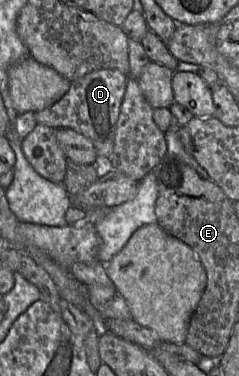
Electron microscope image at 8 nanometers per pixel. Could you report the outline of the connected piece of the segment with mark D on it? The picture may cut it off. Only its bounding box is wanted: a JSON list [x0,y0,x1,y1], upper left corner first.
[35,69,127,159]

